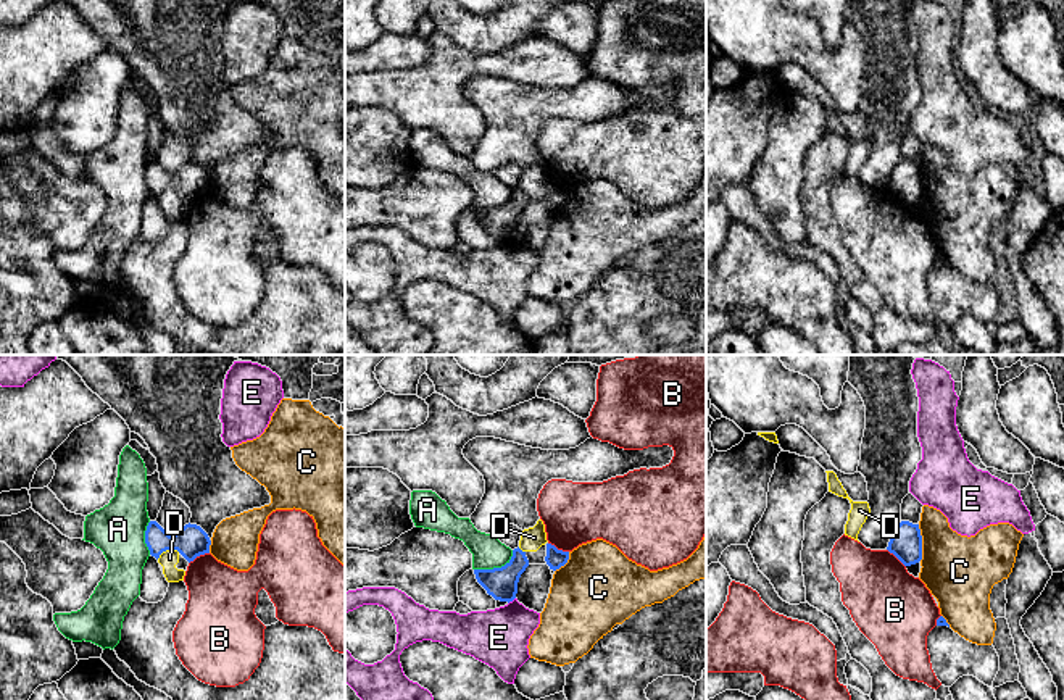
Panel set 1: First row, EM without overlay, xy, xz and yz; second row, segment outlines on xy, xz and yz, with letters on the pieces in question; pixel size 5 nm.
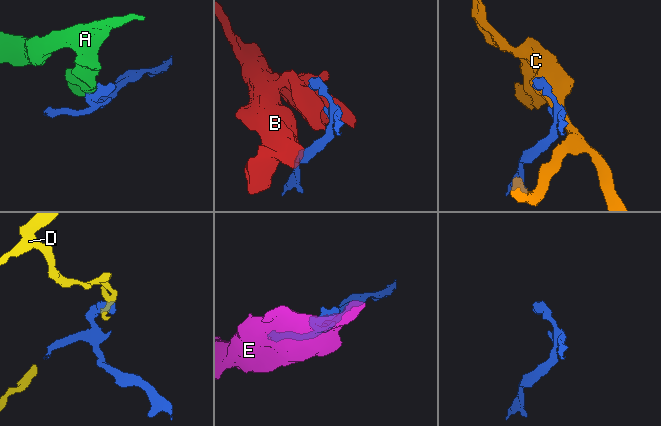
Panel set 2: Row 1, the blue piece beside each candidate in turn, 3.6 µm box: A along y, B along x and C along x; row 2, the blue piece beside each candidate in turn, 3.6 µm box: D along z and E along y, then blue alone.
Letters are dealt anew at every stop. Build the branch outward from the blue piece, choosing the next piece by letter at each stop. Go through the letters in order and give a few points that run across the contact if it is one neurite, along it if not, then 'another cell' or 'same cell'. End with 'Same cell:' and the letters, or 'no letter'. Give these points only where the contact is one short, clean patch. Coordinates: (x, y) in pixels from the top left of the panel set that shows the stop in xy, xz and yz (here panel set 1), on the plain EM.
A: line xz (513, 189), (513, 194), (503, 204), (474, 208); another cell
B: another cell
C: another cell
D: line xy (179, 191), (165, 189), (157, 197); another cell
E: another cell
Same cell: no letter

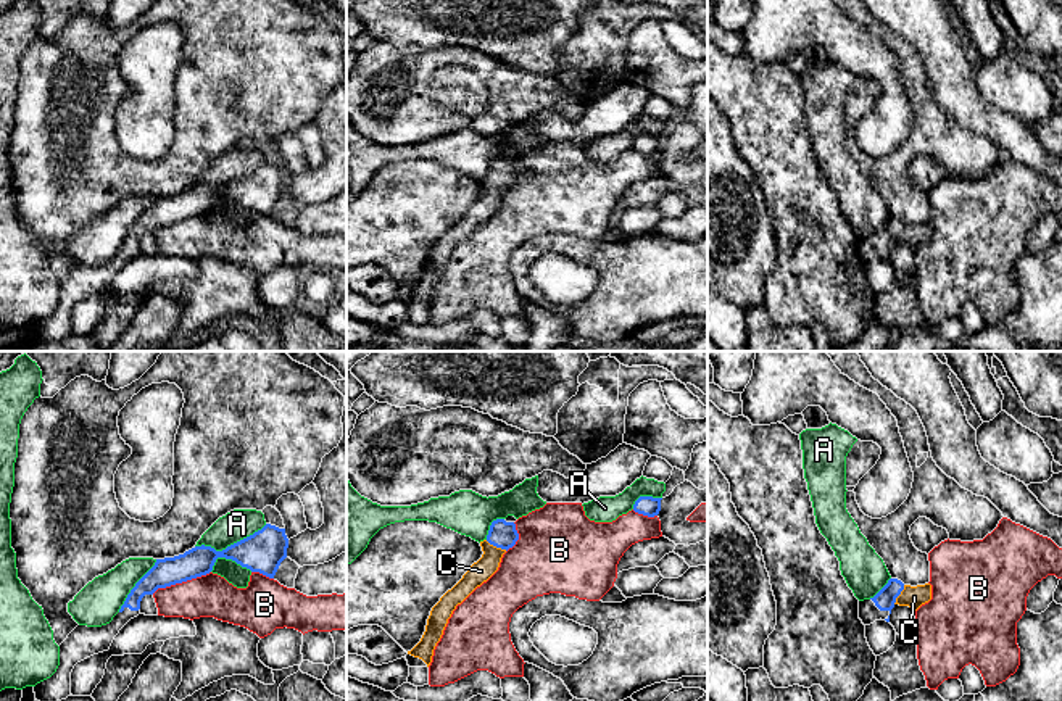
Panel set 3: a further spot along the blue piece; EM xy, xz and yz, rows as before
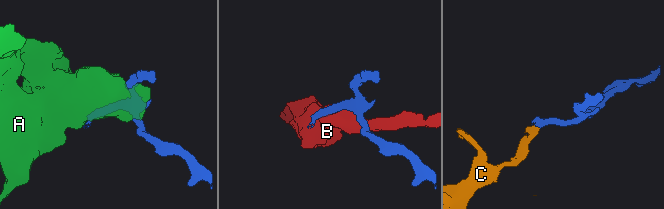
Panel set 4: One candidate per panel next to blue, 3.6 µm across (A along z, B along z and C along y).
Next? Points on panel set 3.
A: another cell
B: another cell
C: line xz (501, 173), (497, 186), (490, 200), (481, 210); same cell
Same cell: C

